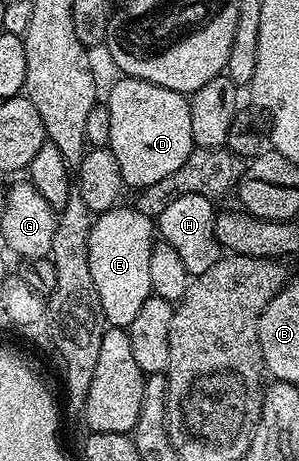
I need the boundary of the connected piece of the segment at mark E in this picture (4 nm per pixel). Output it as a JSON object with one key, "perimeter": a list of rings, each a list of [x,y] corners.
{"perimeter":[[[115,207],[97,214],[90,222],[88,235],[88,268],[92,271],[92,283],[100,295],[100,307],[107,322],[114,327],[128,327],[140,307],[150,296],[148,263],[156,240],[155,222],[136,208]]]}

